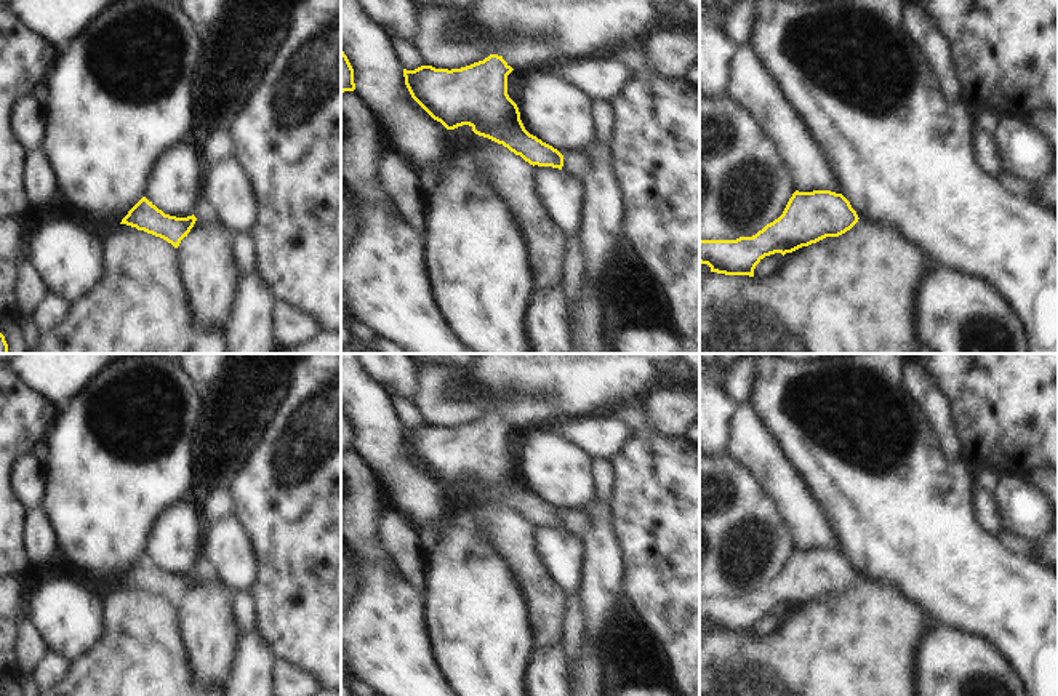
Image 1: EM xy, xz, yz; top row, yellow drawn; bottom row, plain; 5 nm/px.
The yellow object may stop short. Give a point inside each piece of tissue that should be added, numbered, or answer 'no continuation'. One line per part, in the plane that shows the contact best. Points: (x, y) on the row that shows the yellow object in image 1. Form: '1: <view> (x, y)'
1: xz (575, 162)

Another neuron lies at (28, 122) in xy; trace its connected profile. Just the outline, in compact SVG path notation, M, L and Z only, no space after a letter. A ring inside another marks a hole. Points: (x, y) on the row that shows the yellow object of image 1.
M40 94L21 98L11 109L11 131L26 150L40 150L46 130Z

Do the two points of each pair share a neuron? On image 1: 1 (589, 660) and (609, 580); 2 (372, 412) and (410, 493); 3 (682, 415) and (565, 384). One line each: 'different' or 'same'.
1: same
2: same
3: different

